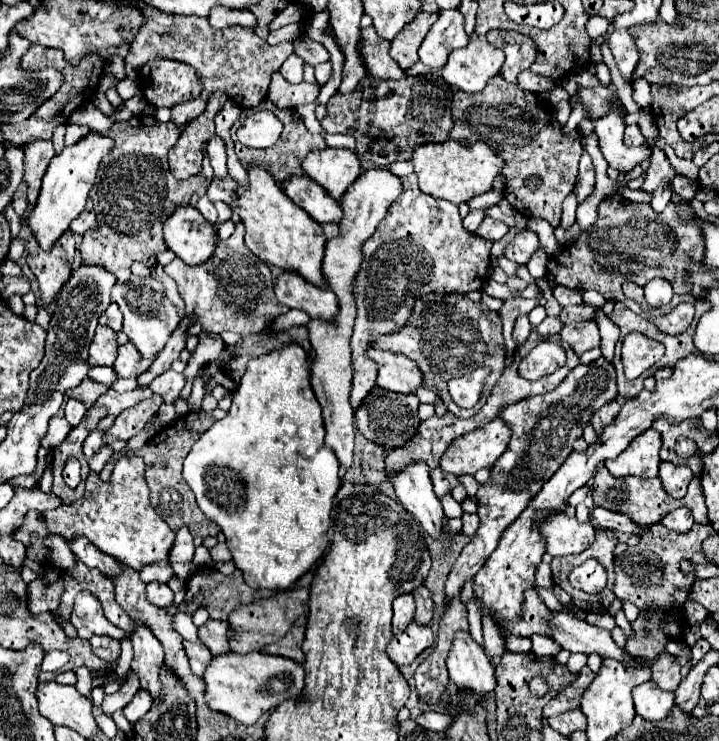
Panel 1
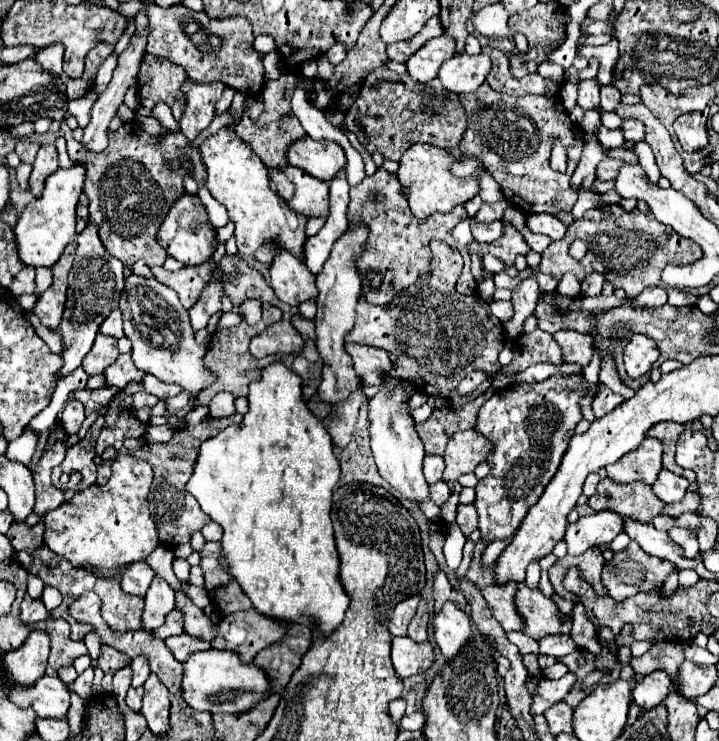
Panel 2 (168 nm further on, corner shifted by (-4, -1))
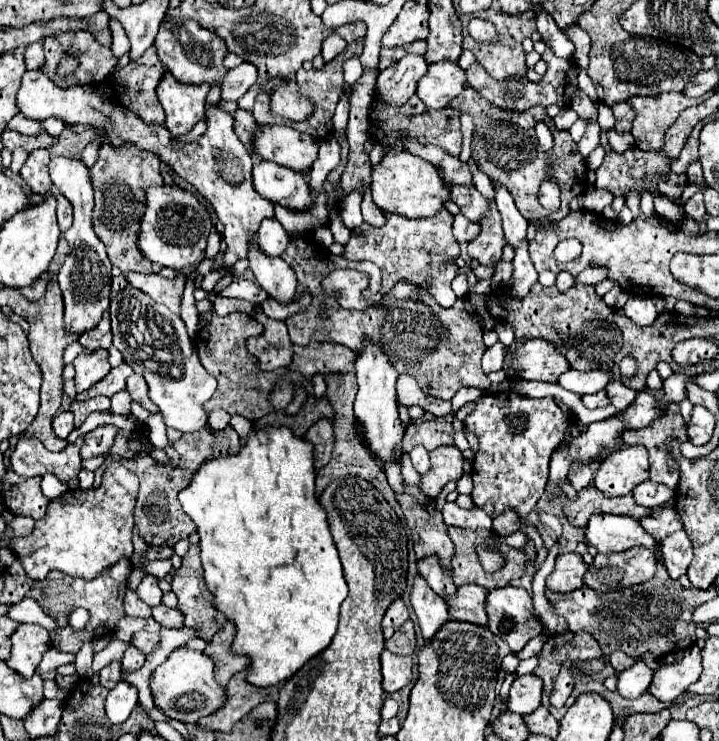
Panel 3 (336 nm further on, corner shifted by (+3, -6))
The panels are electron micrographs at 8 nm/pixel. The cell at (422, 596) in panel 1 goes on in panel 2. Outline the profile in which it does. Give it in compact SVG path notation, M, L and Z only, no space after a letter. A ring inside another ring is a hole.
M421 599L419 607L417 607L417 613L411 619L411 623L409 623L407 637L415 639L415 641L425 641L427 639L427 623L429 623L429 613L427 613L425 599Z

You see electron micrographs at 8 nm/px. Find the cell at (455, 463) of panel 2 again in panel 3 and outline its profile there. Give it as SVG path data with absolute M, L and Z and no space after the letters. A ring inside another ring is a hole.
M440 446L430 452L432 468L422 476L422 492L430 498L436 498L442 486L450 480L460 480L464 474L464 454L454 446Z

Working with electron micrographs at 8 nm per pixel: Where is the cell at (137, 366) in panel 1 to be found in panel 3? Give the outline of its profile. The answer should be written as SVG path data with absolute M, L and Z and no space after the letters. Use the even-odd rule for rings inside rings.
M120 364L116 368L112 368L100 382L96 382L90 390L88 390L88 396L114 396L116 392L124 390L126 388L126 378L134 374L134 370L128 366L128 364Z

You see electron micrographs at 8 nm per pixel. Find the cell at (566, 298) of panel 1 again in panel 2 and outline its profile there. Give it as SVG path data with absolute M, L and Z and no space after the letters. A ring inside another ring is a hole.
M565 273L563 279L559 281L557 291L559 291L561 295L567 295L567 297L579 297L579 295L581 295L579 279L577 279L573 273Z

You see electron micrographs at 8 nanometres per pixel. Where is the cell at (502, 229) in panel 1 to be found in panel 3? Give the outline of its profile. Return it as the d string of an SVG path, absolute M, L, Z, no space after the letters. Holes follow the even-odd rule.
M462 214L456 216L456 220L454 220L454 238L458 242L472 242L478 234L480 234L480 224L470 222L470 226L468 226L468 218L464 218Z

